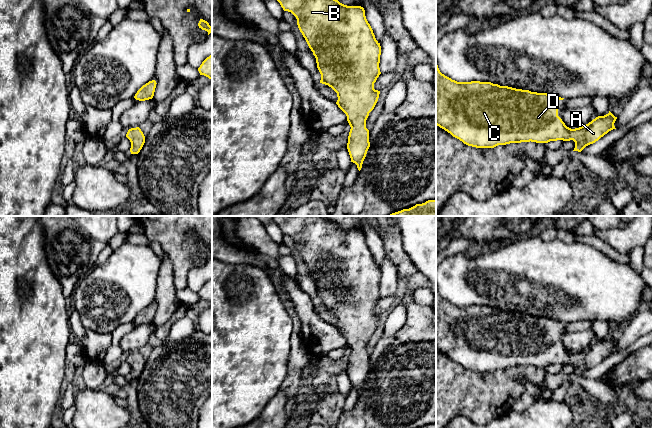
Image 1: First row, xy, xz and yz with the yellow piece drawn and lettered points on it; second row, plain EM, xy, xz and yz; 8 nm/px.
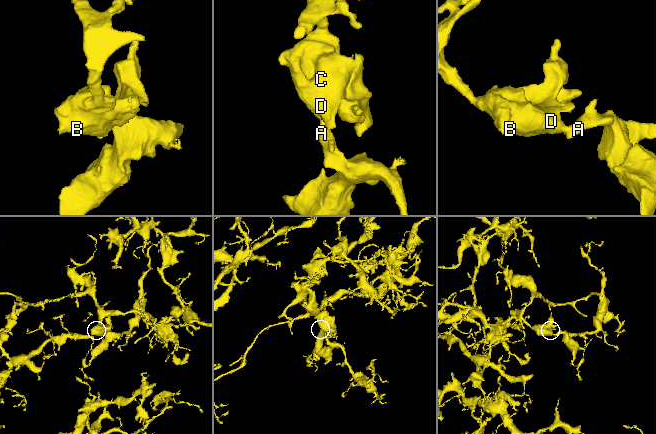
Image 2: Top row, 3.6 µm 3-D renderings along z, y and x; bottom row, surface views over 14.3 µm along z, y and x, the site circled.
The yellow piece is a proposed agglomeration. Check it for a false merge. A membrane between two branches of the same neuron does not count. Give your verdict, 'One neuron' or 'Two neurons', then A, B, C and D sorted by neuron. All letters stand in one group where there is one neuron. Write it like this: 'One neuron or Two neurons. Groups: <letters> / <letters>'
One neuron. Groups: A B C D

